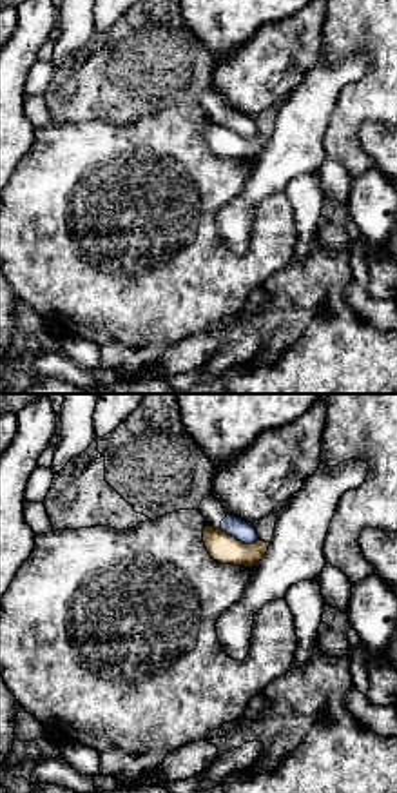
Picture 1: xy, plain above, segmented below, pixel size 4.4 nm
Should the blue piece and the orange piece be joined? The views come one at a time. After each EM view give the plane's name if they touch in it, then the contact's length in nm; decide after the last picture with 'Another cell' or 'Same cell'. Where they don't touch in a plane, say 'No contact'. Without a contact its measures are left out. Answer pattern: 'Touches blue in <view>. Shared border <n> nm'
Touches blue in xy. Shared border 190 nm

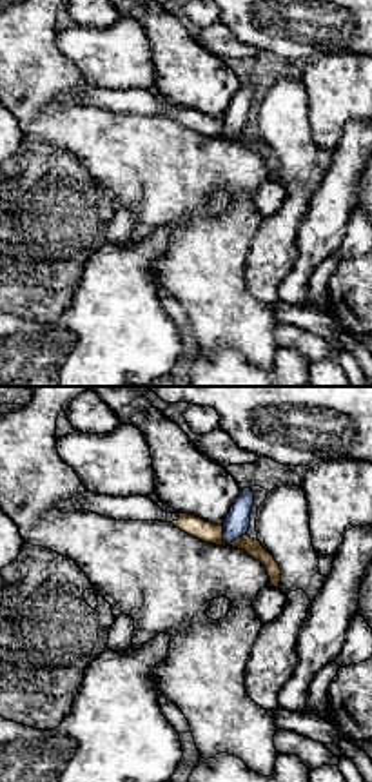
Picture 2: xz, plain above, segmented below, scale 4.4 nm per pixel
Touches blue in xz. Shared border 130 nm

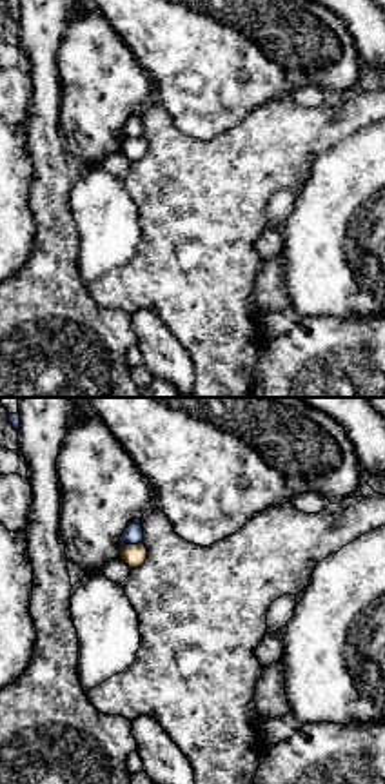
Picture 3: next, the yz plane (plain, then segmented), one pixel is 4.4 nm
Touches blue in yz. Shared border 110 nm

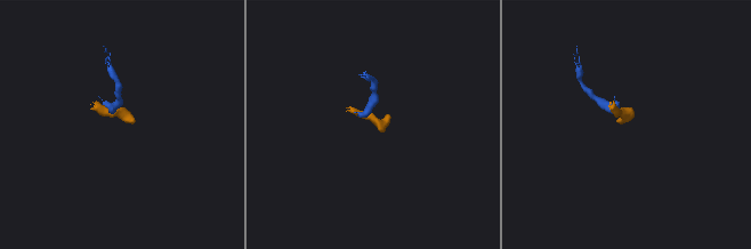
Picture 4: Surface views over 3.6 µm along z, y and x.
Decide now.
Another cell

